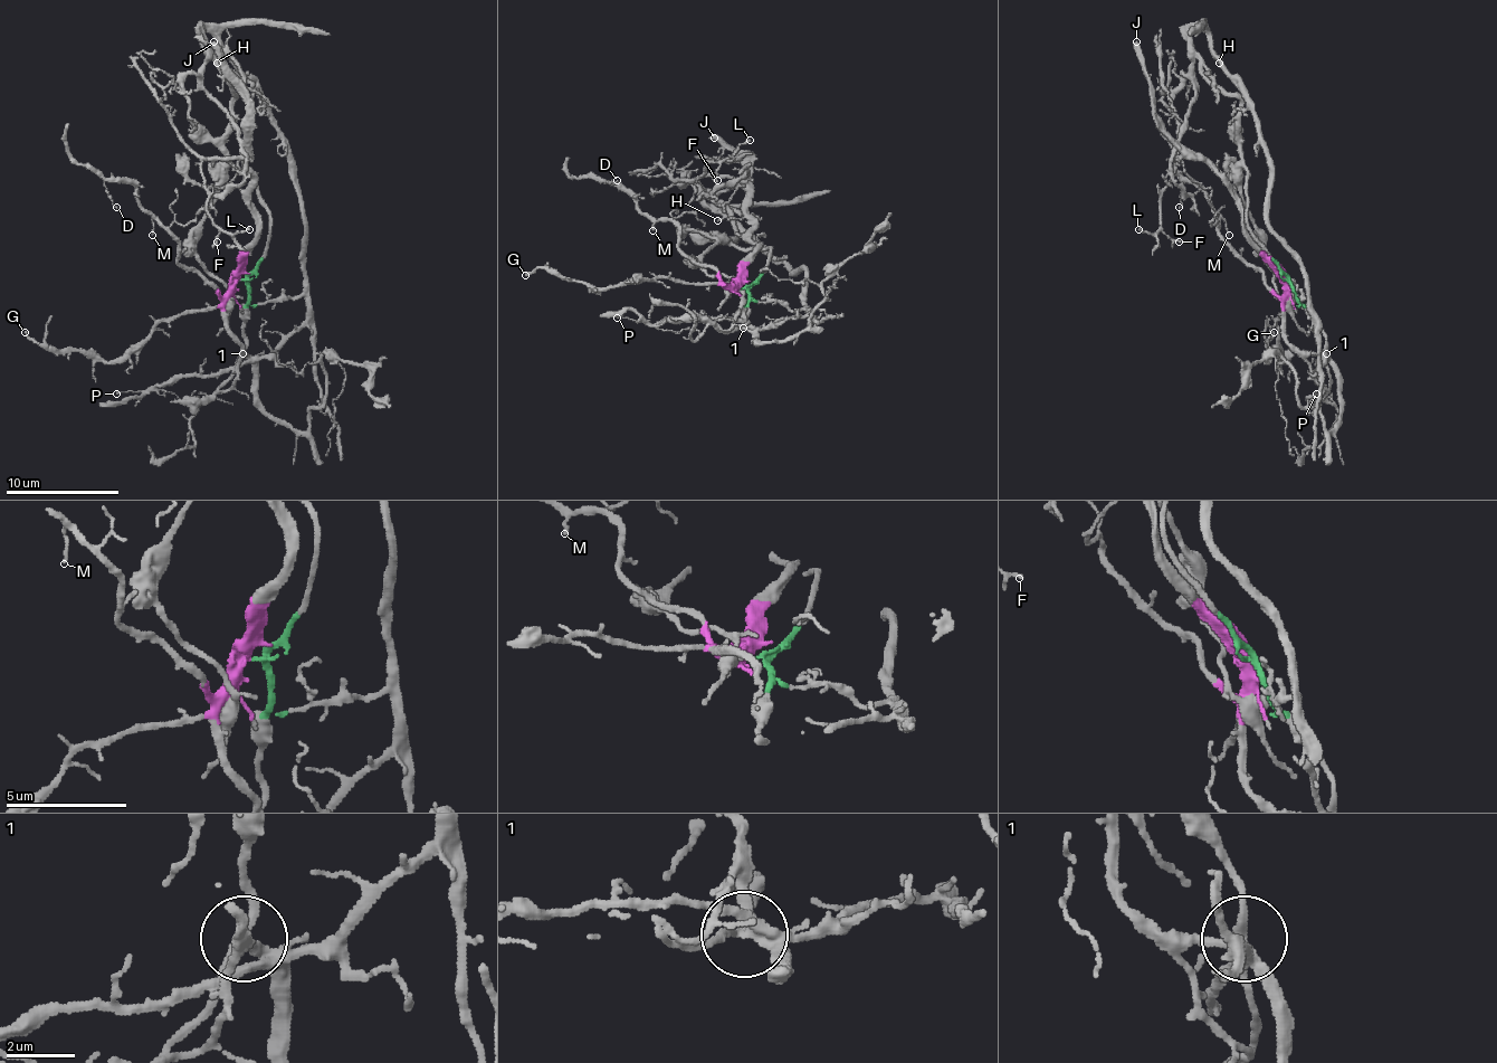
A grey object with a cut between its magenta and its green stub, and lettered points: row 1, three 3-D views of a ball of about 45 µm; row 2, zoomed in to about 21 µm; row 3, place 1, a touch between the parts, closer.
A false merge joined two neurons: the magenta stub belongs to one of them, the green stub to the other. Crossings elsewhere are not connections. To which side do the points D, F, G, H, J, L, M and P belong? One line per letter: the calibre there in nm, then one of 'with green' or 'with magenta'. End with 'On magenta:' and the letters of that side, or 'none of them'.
D: 90 nm | with magenta
F: 150 nm | with magenta
G: 170 nm | with magenta
H: 140 nm | with green
J: 400 nm | with magenta
L: 140 nm | with magenta
M: 90 nm | with magenta
P: 80 nm | with green
On magenta: D, F, G, J, L, M

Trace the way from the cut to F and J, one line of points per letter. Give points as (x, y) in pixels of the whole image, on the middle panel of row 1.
F: (740, 288), (740, 272), (756, 252), (747, 192), (734, 178), (703, 176), (708, 161), (716, 161), (716, 181)
J: (740, 288), (740, 272), (756, 249), (751, 231), (747, 164), (745, 153), (714, 139)

